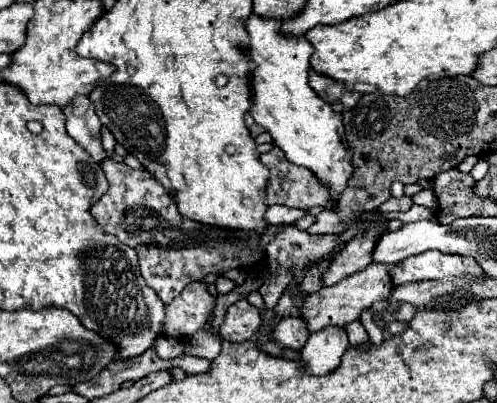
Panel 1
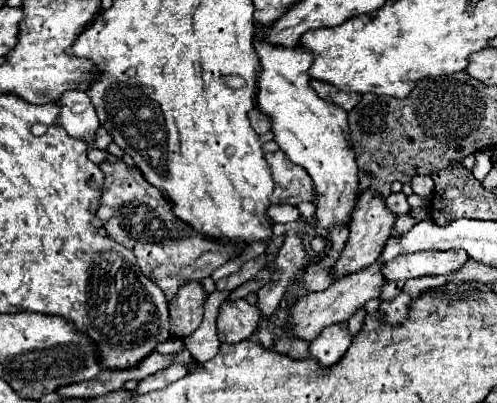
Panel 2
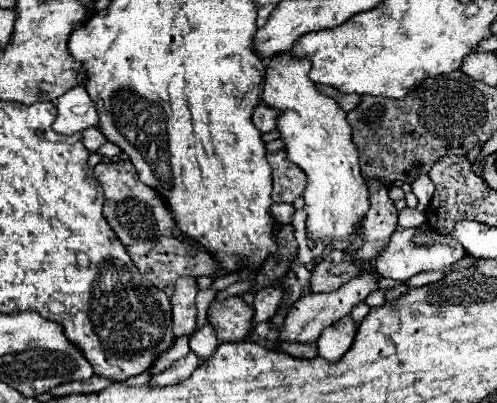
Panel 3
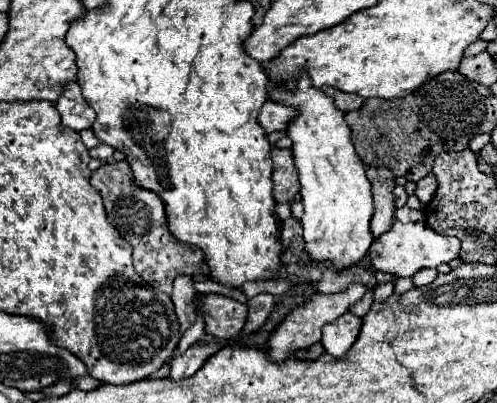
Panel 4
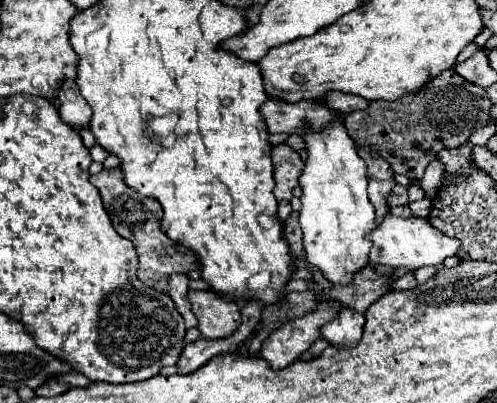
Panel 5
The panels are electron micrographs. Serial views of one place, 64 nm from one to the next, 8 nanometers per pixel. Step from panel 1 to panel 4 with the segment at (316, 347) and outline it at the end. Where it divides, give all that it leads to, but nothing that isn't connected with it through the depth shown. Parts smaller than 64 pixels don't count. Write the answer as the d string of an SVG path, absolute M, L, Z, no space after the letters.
M346 312L336 322L324 326L322 340L320 340L324 344L324 352L334 358L342 358L348 352L348 348L354 344L360 332L360 326L362 326L362 320L352 312Z

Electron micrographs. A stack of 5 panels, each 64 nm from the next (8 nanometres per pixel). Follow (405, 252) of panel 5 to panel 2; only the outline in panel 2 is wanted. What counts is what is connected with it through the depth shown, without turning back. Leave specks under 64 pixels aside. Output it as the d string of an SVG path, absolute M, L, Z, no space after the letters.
M416 252L400 256L384 264L384 276L390 282L406 282L410 278L432 276L432 274L452 274L460 270L470 256L466 252Z

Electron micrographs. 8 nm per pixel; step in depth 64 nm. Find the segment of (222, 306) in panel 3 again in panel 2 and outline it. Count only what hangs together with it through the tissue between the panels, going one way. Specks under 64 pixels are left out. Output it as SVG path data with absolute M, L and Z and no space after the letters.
M246 300L224 302L218 314L218 338L220 342L242 342L250 338L260 322L260 310Z

